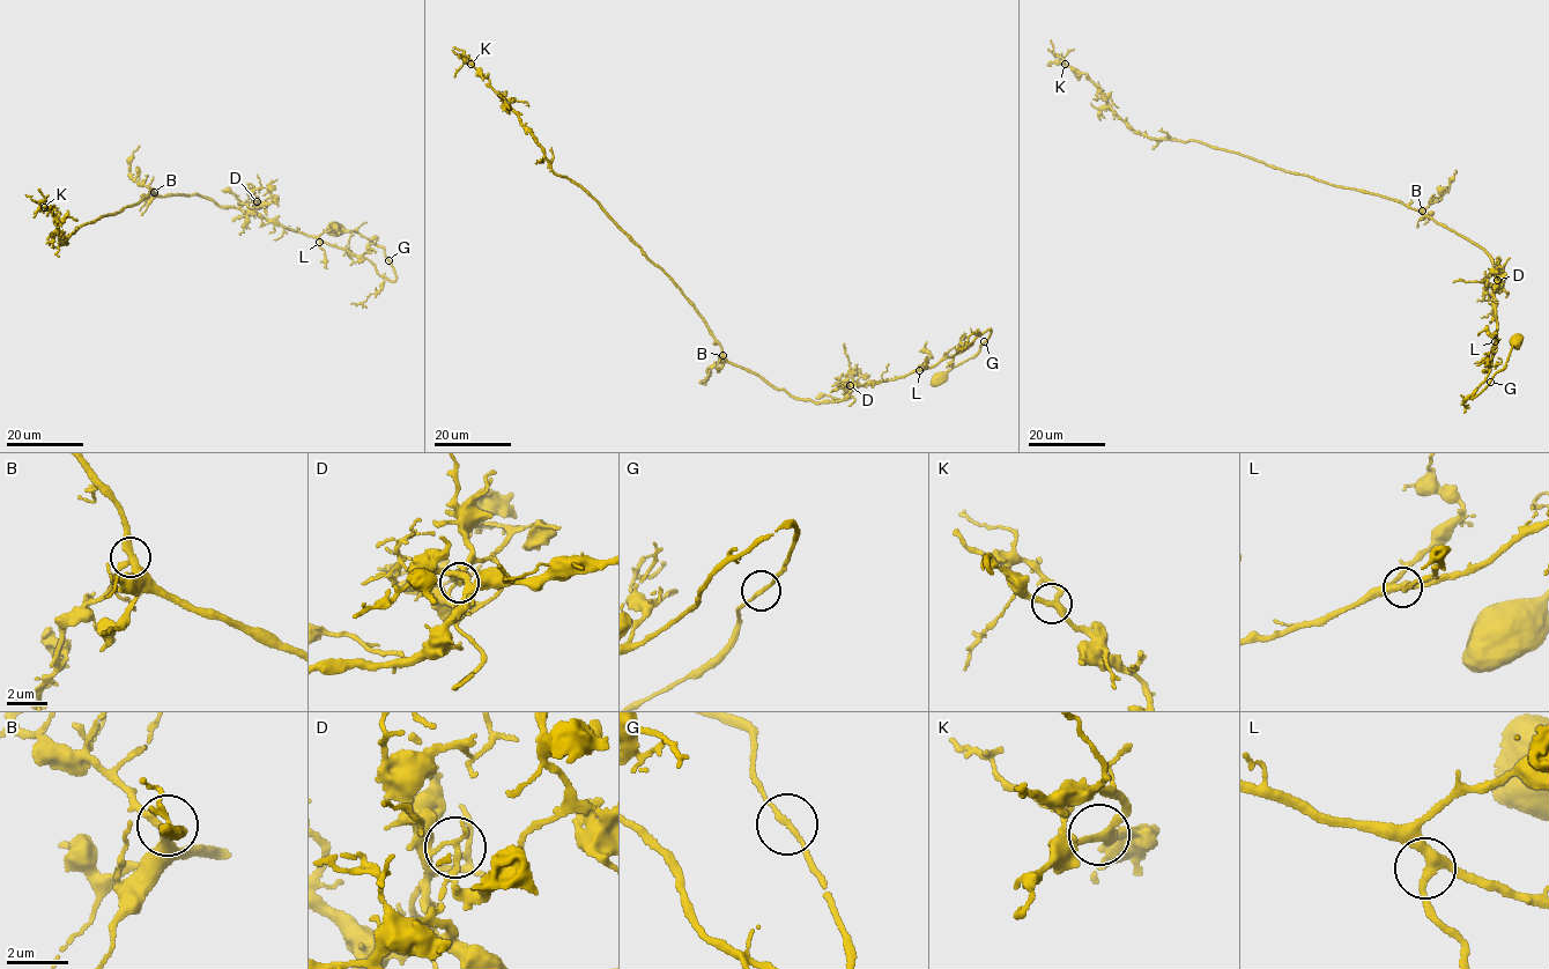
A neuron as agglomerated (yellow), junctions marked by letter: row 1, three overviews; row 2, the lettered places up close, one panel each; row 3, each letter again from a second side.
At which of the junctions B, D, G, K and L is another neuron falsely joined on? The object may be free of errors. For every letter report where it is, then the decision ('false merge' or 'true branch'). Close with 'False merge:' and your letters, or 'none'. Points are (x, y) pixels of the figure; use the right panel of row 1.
B: (1422, 211) | true branch
D: (1497, 280) | false merge
G: (1490, 382) | true branch
K: (1065, 64) | true branch
L: (1495, 341) | true branch
False merge: D

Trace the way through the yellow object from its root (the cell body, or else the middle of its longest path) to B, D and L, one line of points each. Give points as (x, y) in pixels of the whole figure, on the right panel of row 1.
B: (1516, 341), (1503, 368), (1472, 398), (1485, 381), (1495, 350), (1492, 296), (1502, 281), (1479, 245), (1422, 211)
D: (1516, 341), (1503, 368), (1472, 398), (1485, 381), (1495, 350), (1496, 303), (1492, 291), (1497, 280)
L: (1516, 341), (1503, 368), (1472, 398), (1489, 372), (1495, 341)

